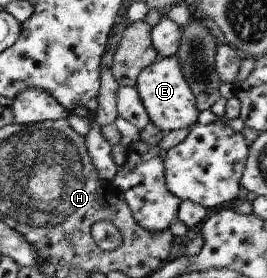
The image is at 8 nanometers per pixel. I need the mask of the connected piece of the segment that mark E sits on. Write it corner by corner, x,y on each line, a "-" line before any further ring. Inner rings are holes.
174,55
159,58
149,64
138,75
136,86
142,106
148,113
150,122
154,123
164,134
180,129
188,129
197,123
199,110
194,93
184,78
179,58

